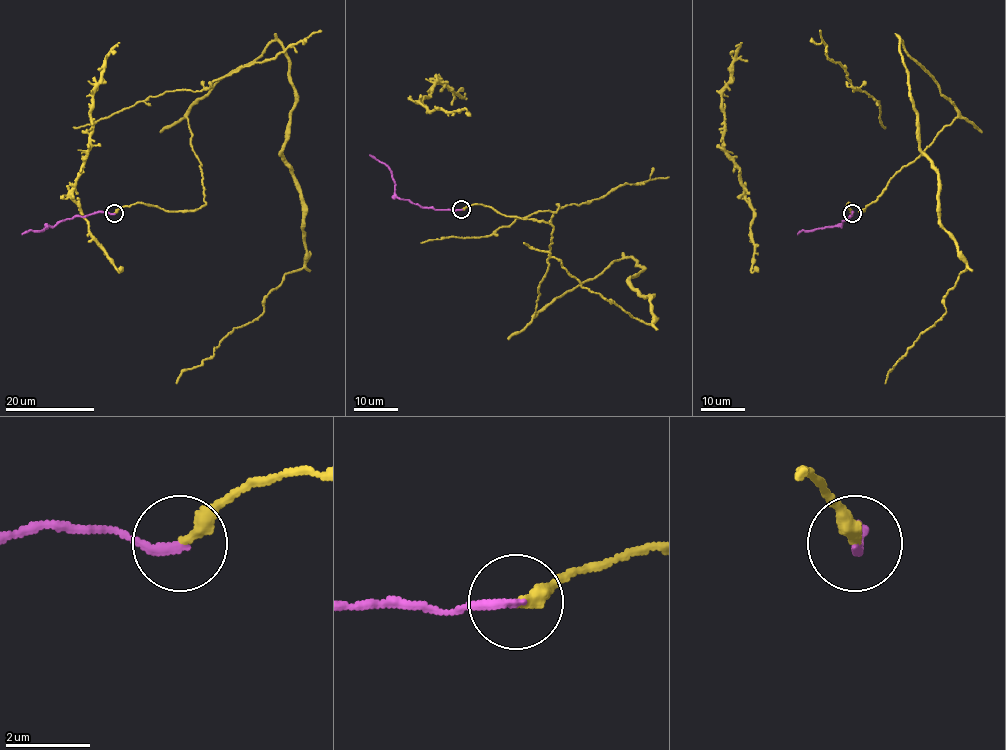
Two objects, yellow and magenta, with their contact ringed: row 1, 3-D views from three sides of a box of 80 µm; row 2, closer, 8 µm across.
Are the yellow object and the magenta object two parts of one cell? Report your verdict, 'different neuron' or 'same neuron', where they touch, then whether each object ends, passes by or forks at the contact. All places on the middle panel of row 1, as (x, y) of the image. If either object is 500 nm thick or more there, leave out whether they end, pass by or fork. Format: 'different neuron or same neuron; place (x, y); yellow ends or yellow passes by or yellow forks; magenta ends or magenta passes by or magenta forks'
same neuron; place (461, 209); yellow ends; magenta ends

